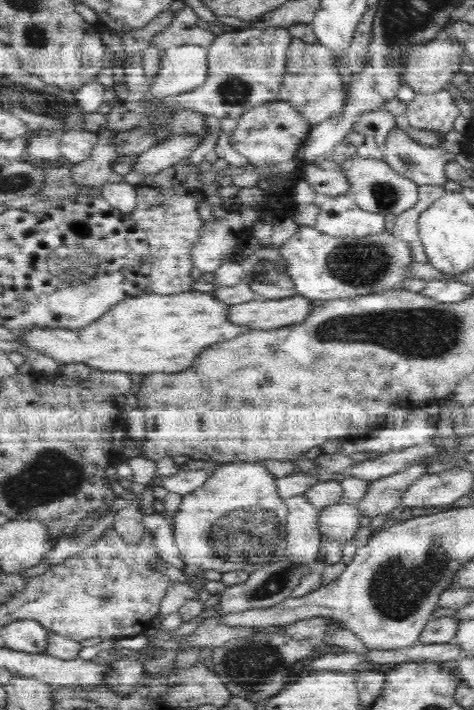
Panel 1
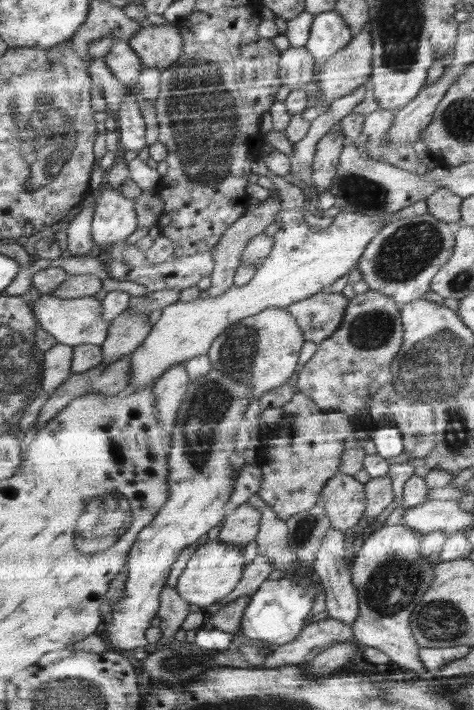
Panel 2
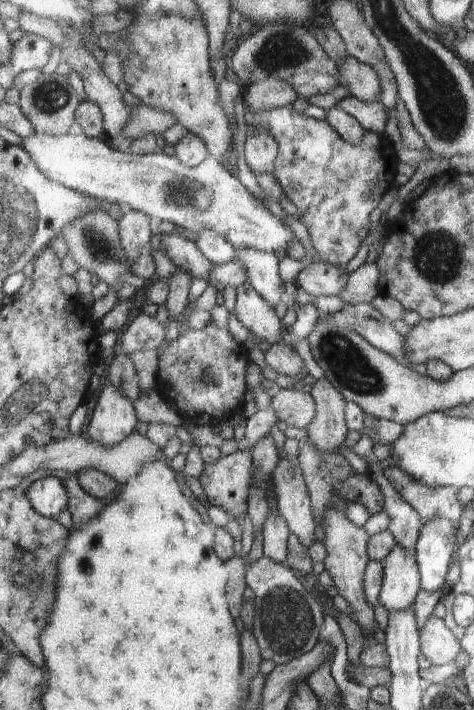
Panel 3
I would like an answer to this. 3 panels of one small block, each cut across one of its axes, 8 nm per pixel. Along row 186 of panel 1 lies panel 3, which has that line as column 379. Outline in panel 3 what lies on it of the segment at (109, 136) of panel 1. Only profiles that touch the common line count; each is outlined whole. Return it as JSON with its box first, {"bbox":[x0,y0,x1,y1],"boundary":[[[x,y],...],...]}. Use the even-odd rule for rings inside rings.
{"bbox":[337,55,382,103],"boundary":[[[352,55],[337,64],[339,84],[349,89],[349,96],[362,102],[375,103],[382,99],[380,76],[370,65],[362,64]]]}

